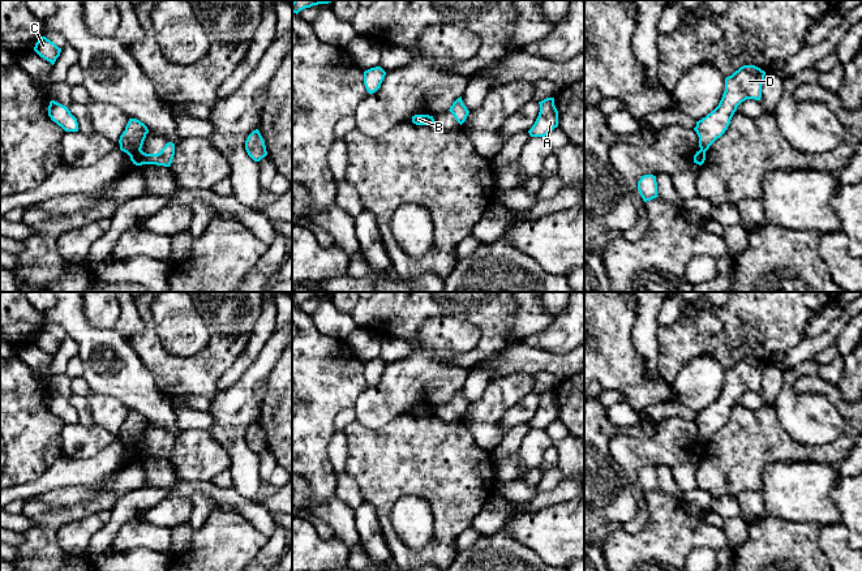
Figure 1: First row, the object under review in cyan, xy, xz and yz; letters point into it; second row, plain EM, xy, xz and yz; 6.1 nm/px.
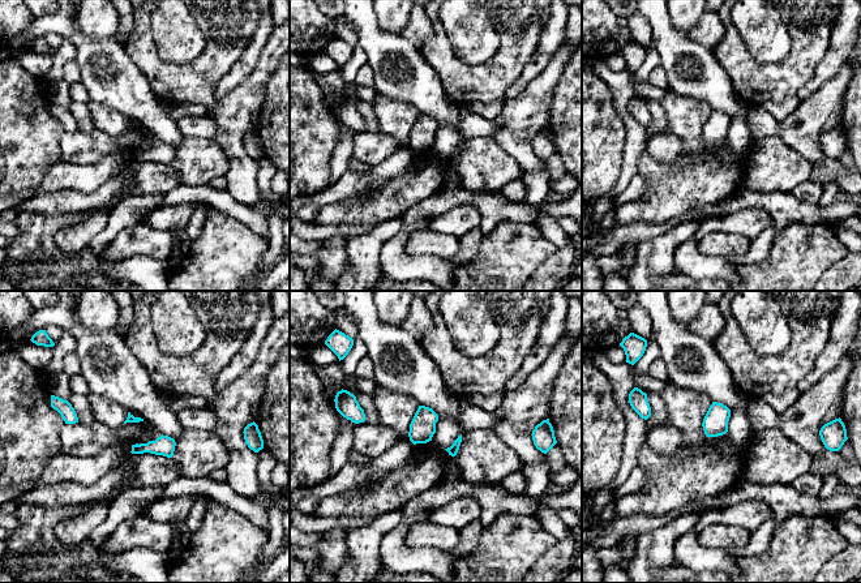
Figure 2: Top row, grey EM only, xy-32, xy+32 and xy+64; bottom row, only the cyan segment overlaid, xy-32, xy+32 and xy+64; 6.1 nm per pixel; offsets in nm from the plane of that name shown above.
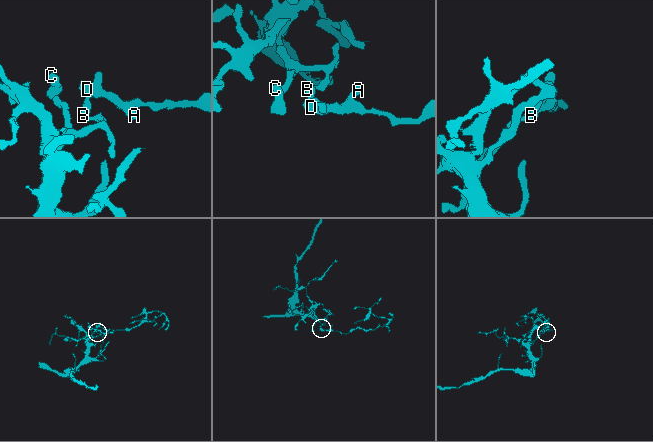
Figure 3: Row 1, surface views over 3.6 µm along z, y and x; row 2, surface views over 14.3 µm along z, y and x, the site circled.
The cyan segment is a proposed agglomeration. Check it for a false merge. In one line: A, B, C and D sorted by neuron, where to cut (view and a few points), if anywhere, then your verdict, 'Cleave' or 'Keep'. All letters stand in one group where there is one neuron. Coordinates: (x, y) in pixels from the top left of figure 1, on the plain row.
Groups: A B D / C. Split along xy (140, 441), (129, 447). Cleave

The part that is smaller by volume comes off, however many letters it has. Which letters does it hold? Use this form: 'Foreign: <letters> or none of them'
Foreign: A, B, D

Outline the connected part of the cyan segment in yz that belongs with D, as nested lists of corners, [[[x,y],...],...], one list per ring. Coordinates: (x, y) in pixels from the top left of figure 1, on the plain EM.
[[[743,357],[725,370],[725,383],[719,398],[702,412],[694,422],[699,429],[699,439],[707,443],[728,421],[737,399],[746,391],[760,392],[765,364],[755,357]]]

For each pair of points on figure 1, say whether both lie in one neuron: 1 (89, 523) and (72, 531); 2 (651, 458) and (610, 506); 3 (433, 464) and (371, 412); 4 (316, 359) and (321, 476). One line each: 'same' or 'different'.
1: same
2: different
3: different
4: same

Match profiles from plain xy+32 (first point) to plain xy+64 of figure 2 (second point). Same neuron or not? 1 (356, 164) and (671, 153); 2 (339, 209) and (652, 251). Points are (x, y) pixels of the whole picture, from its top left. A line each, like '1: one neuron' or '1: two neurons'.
1: two neurons
2: two neurons

